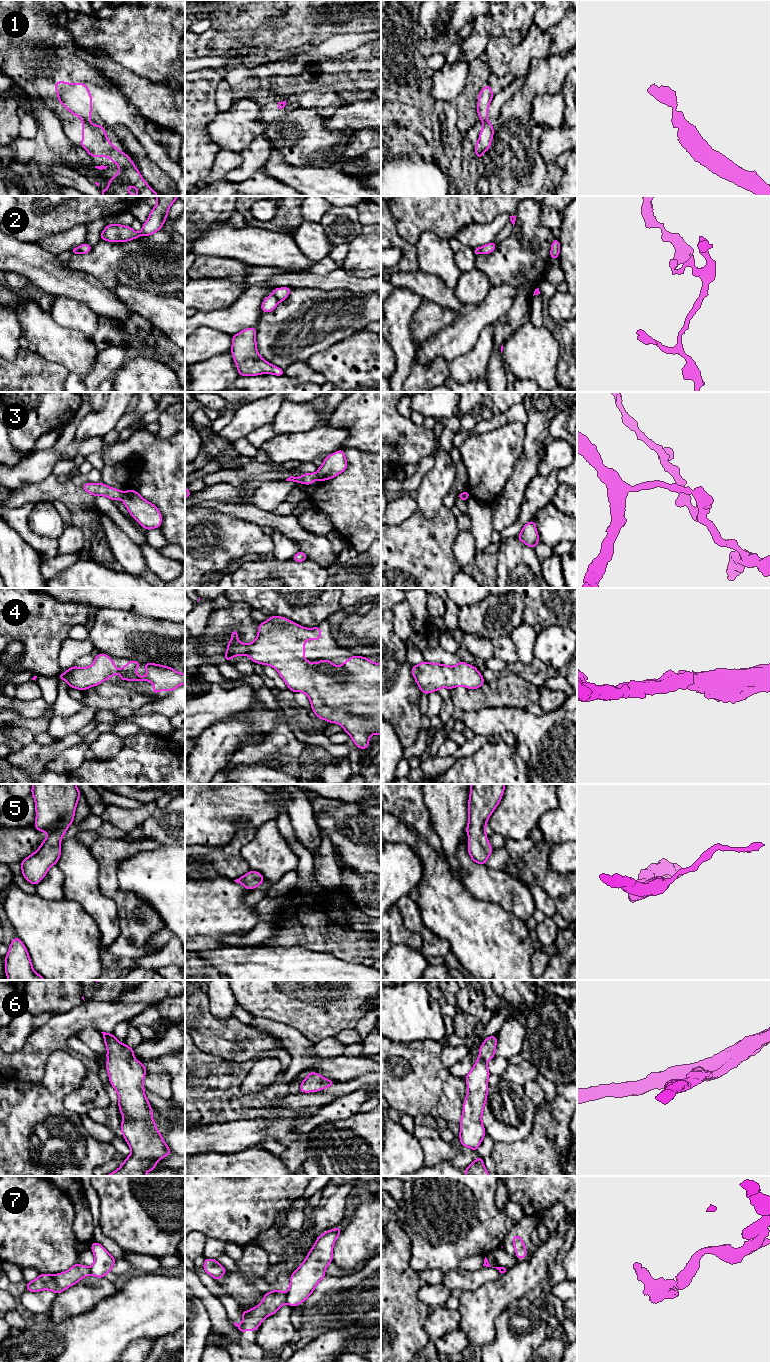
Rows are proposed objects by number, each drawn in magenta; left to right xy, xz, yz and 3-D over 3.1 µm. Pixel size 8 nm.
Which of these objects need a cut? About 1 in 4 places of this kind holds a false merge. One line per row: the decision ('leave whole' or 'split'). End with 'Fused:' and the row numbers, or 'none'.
1: split
2: split
3: split
4: leave whole
5: leave whole
6: leave whole
7: split
Fused: 1, 2, 3, 7

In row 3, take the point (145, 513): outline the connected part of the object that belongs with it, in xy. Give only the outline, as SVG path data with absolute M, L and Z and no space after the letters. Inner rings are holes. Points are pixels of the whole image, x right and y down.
M125 491L121 500L128 509L130 515L143 528L151 530L161 526L162 515L158 508L154 504L142 498L137 491Z

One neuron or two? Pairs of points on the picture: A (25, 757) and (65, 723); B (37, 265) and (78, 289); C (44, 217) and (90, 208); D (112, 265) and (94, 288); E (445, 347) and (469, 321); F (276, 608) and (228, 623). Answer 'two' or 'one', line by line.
A: two
B: one
C: one
D: two
E: one
F: two

